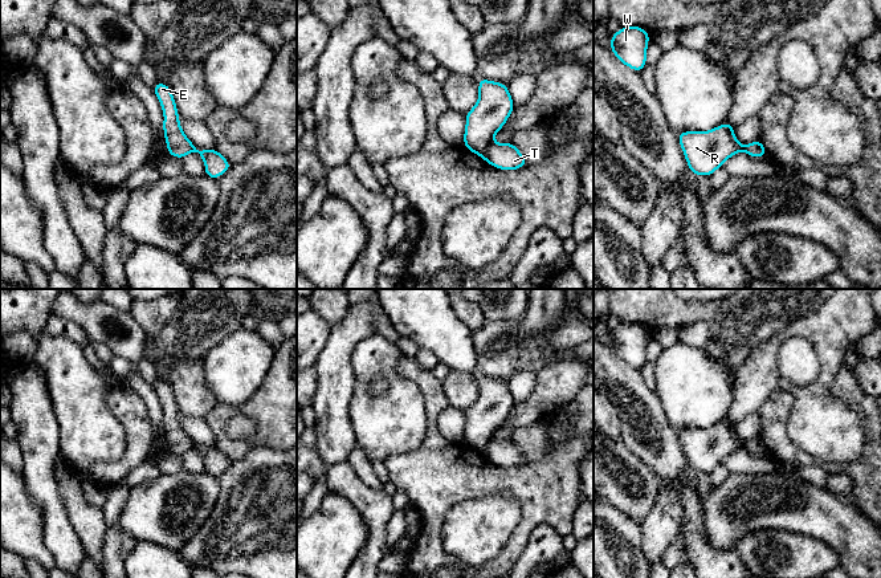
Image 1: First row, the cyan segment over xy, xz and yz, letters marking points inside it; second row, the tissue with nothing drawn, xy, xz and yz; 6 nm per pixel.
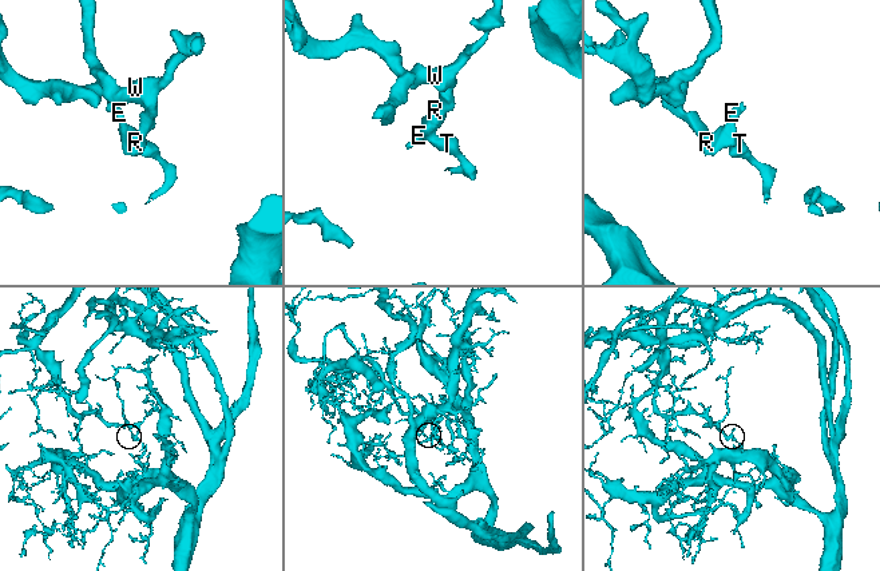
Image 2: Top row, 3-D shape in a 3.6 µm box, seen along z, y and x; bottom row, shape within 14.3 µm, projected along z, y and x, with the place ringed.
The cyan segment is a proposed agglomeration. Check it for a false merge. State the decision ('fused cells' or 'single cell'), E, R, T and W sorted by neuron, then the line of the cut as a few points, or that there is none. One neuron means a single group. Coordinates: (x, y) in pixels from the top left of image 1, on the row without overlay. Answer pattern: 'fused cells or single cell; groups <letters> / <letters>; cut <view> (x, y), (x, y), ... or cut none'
fused cells; groups E R W / T; cut xz (492, 439), (480, 452)

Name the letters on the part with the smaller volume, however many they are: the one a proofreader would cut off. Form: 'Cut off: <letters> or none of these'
Cut off: T

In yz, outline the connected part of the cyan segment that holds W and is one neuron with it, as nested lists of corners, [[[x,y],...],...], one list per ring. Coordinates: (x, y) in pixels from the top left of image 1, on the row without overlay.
[[[625,322],[609,334],[615,354],[635,369],[647,362],[647,346],[650,330],[636,322]]]

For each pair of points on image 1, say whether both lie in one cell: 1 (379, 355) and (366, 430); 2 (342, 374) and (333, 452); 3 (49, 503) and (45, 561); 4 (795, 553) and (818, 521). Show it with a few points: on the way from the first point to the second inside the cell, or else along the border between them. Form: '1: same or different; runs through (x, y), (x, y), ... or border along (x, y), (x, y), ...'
1: same; runs through (364, 374), (366, 411)
2: same; runs through (334, 394), (333, 432)
3: different; border along (41, 519), (43, 541), (56, 564)
4: different; border along (777, 529), (819, 538), (835, 550)

